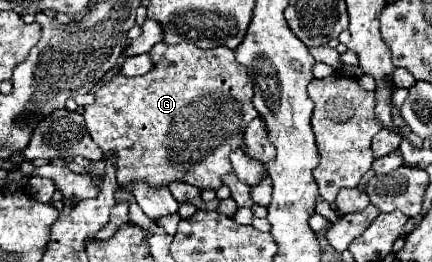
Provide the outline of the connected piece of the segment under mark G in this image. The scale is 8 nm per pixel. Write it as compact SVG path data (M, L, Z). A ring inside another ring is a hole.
M155 44L149 52L151 60L153 60L153 68L145 74L145 76L137 76L137 78L111 78L107 84L103 84L97 92L95 92L95 102L91 106L85 106L83 110L83 118L85 118L85 126L93 138L93 142L103 150L103 158L109 160L113 158L117 164L117 184L121 188L129 188L129 184L133 184L133 180L145 180L151 188L163 188L169 186L171 182L179 180L179 182L187 182L199 190L217 190L223 186L223 176L227 176L231 172L231 162L229 162L229 154L237 148L243 146L243 136L245 136L245 128L247 124L257 116L251 98L253 98L253 82L247 76L247 70L237 64L233 50L225 48L225 46L217 46L211 50L201 50L195 44Z

